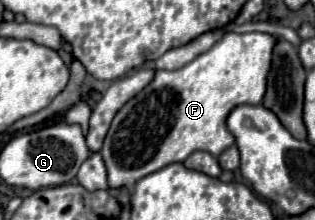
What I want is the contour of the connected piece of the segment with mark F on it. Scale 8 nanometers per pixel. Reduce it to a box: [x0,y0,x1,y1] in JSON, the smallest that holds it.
[101,33,275,189]

